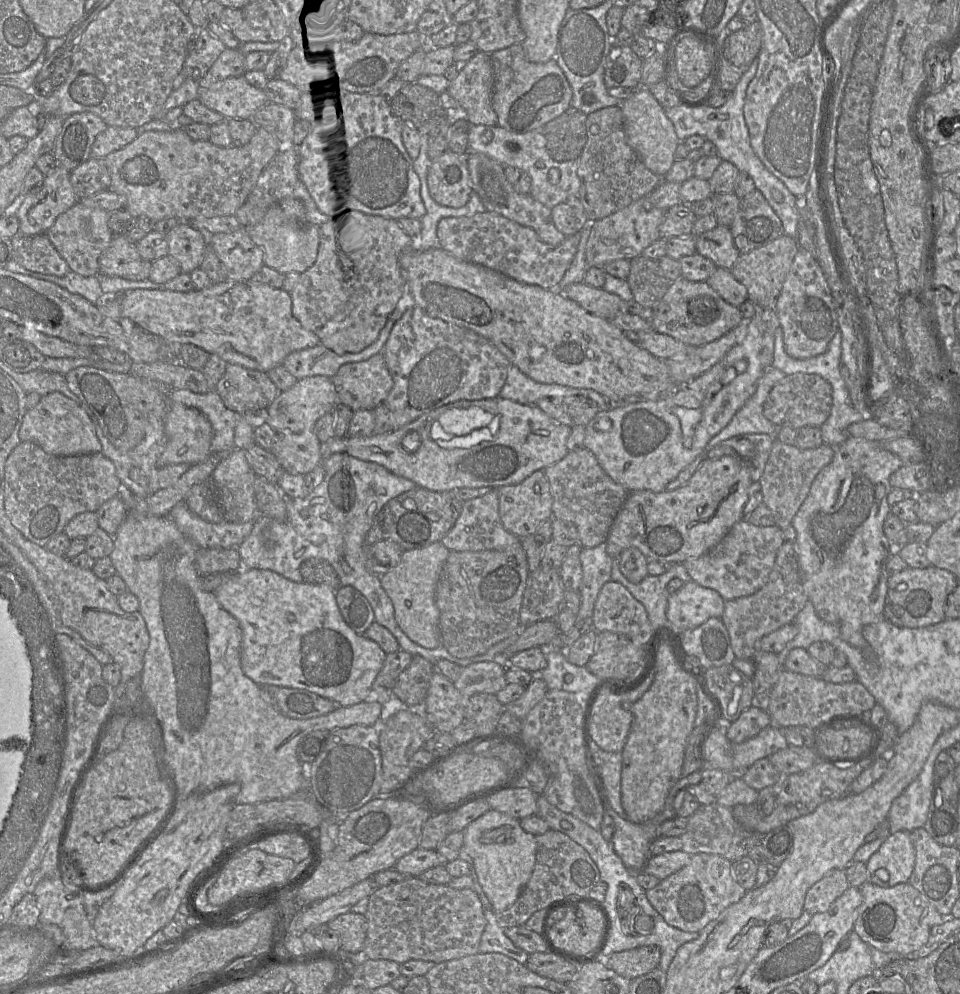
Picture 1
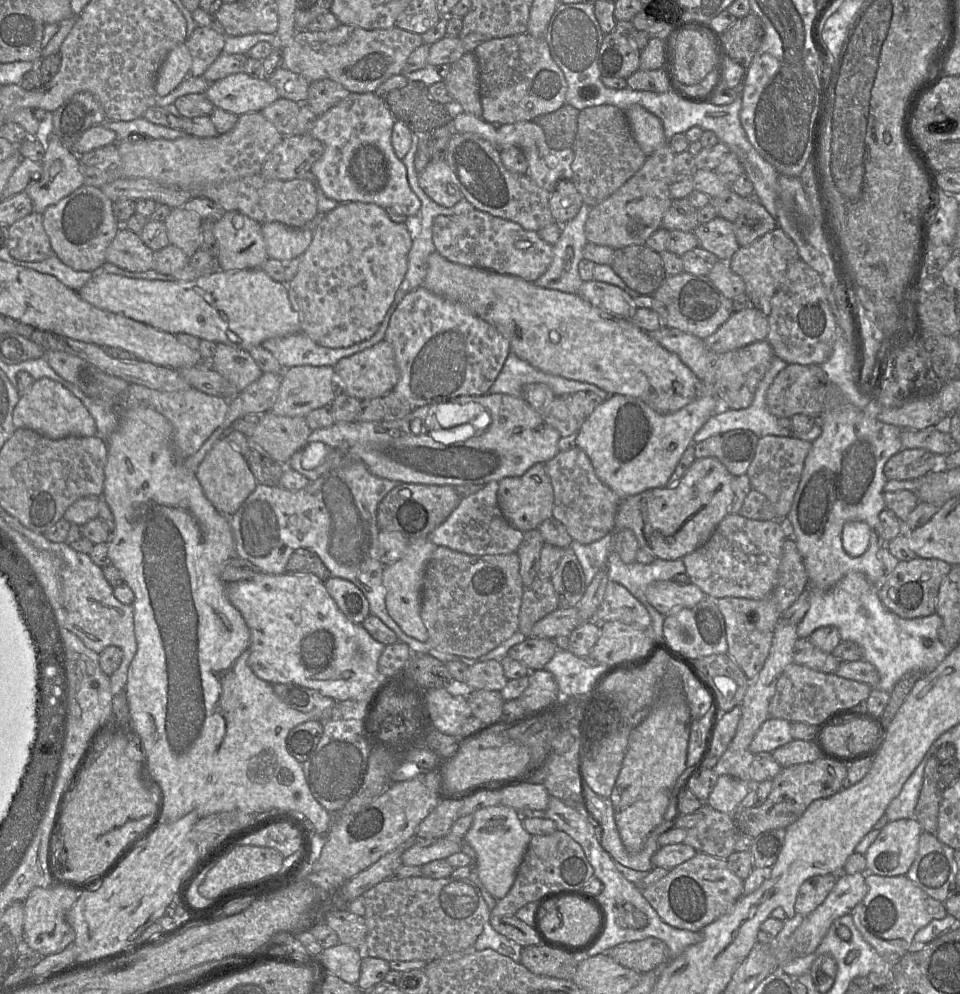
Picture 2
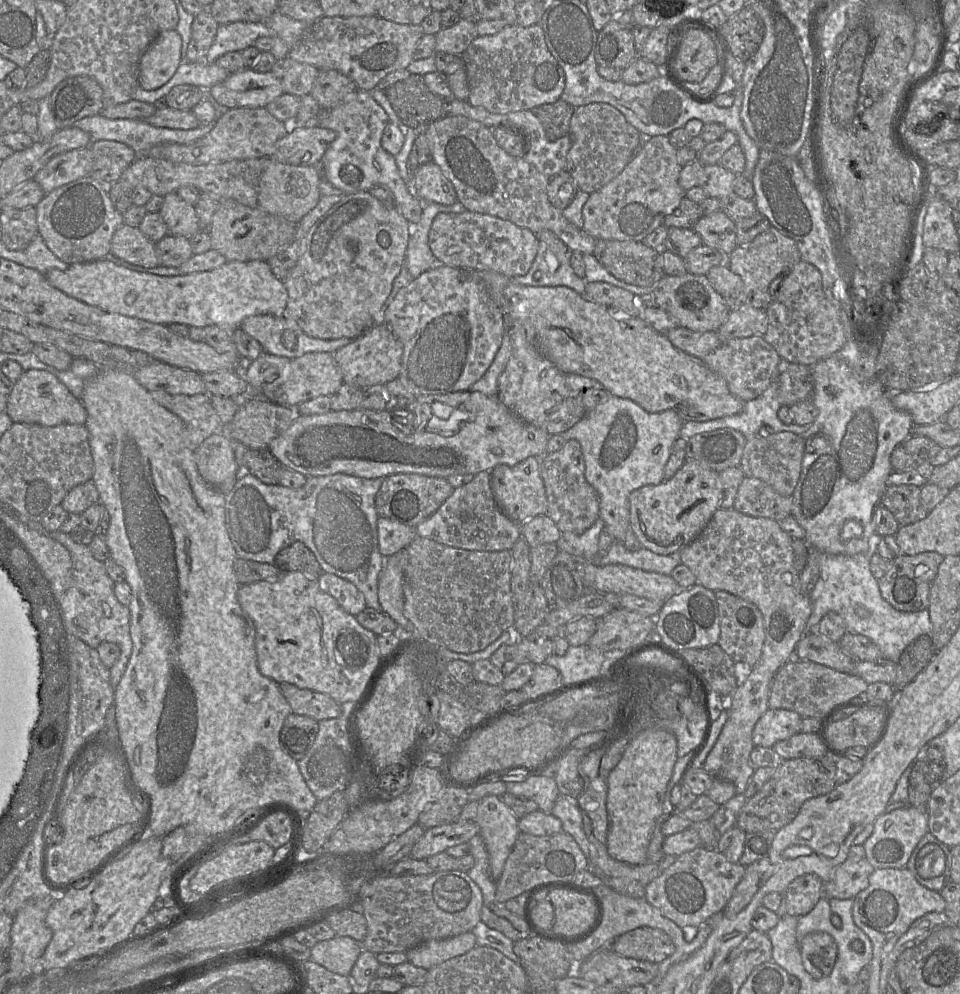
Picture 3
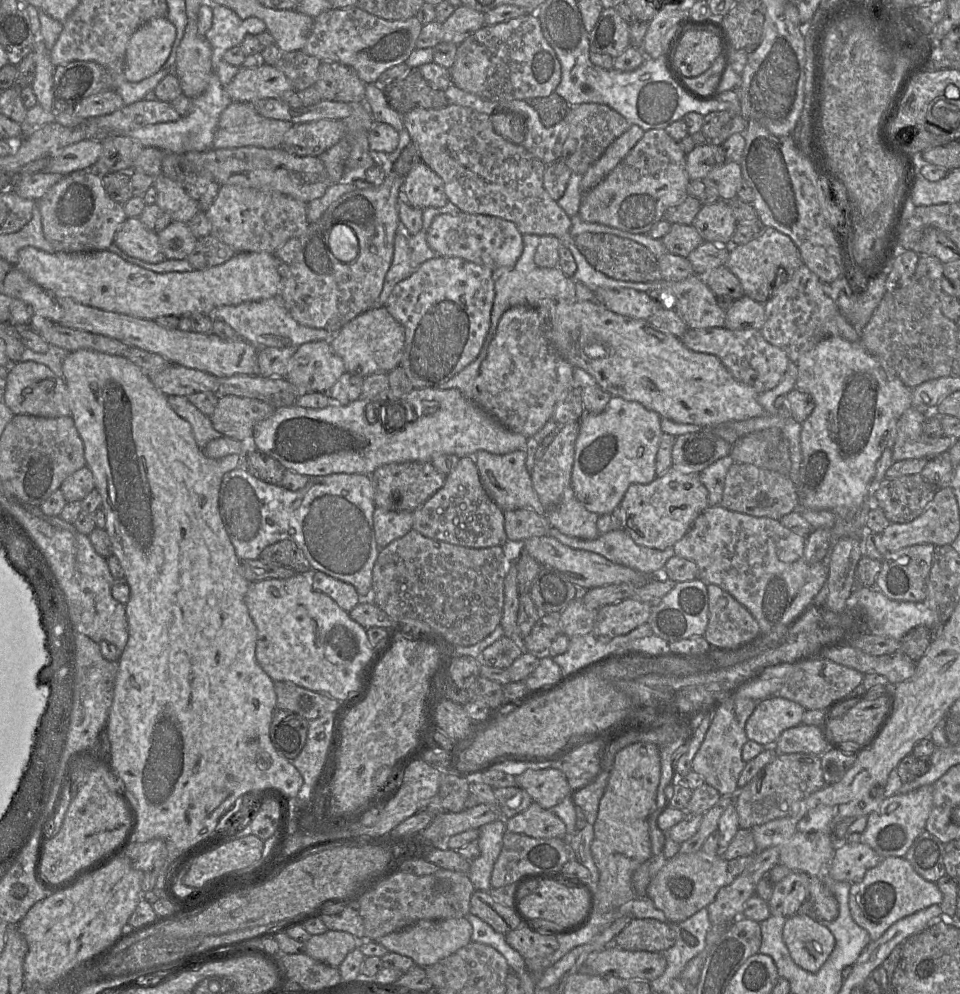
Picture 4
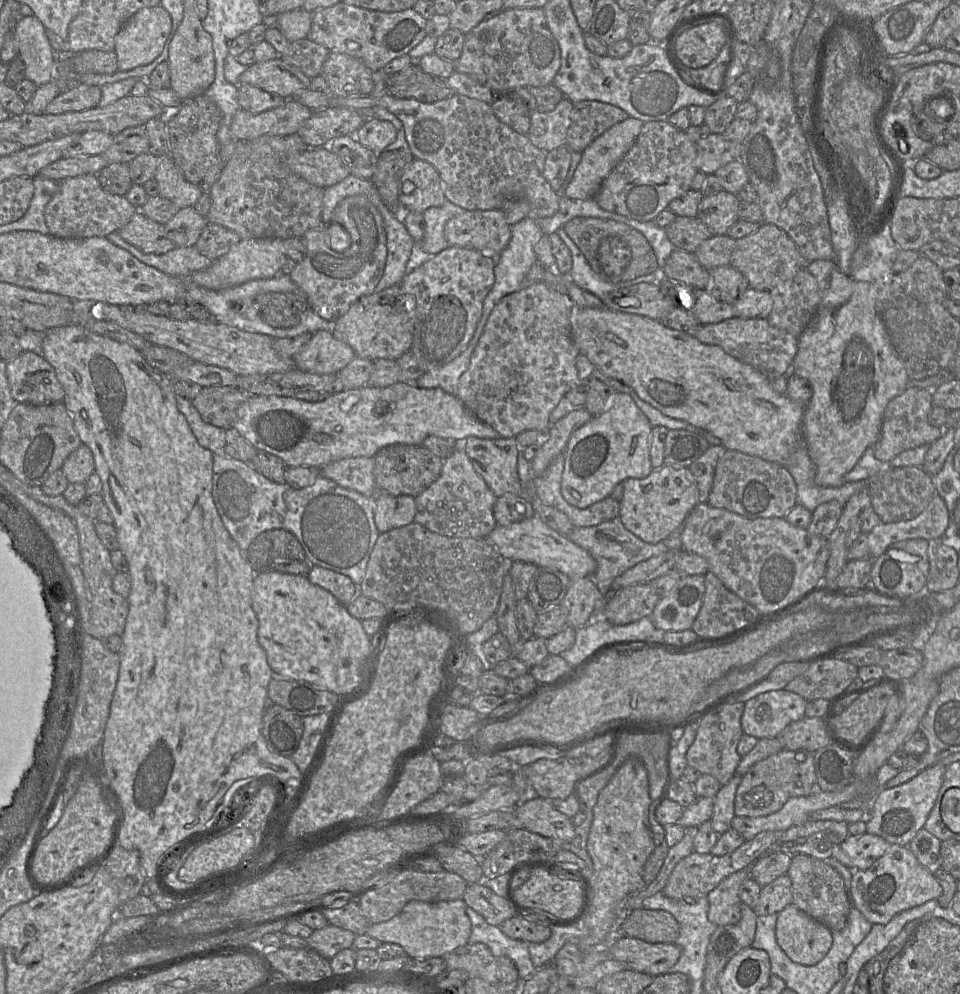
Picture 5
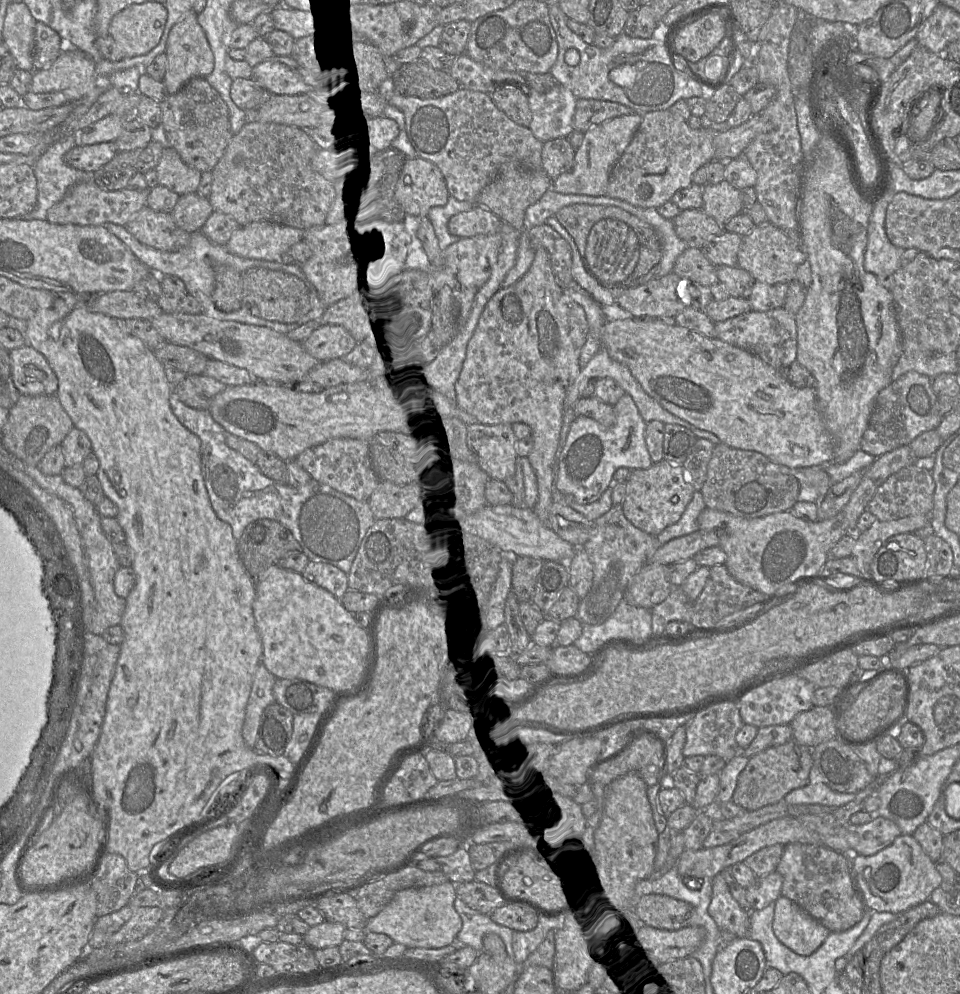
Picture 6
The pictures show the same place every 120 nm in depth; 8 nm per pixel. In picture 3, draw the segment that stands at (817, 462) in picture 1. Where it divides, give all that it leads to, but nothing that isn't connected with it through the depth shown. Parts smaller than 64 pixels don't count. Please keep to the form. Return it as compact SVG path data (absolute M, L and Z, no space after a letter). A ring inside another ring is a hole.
M789 431L759 433L747 441L739 466L746 476L765 481L783 496L792 496L801 475L804 451L802 435Z

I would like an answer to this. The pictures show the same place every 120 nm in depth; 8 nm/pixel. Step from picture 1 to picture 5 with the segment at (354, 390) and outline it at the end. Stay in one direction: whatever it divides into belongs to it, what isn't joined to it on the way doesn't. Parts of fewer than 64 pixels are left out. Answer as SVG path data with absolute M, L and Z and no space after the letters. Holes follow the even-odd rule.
M394 285L366 295L354 302L348 311L334 322L333 336L349 345L356 357L376 361L398 360L412 345L415 326L415 298Z

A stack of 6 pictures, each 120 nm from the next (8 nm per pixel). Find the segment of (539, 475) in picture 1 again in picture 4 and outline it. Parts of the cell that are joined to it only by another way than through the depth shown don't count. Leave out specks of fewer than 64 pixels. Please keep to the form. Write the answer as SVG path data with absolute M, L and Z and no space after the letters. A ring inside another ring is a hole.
M516 450L502 455L478 451L473 458L484 489L501 510L510 511L527 508L539 515L546 516L547 510L541 504L533 488L531 472L526 466L527 453L525 450Z

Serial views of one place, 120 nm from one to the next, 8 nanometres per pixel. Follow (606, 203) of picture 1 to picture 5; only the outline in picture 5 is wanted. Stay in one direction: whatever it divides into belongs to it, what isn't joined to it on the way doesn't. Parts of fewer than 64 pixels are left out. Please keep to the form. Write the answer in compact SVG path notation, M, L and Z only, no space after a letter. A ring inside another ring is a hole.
M599 101L574 104L566 146L573 152L583 152L596 138L629 115L619 107Z

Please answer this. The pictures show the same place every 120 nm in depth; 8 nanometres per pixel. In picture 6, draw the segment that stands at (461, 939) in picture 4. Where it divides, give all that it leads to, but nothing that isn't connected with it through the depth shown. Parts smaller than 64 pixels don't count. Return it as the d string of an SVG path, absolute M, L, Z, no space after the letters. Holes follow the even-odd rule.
M451 881L426 887L411 887L396 892L391 901L374 917L369 918L364 928L370 932L388 935L394 943L407 948L442 948L453 943L462 928L462 919L454 907L457 897L456 885Z

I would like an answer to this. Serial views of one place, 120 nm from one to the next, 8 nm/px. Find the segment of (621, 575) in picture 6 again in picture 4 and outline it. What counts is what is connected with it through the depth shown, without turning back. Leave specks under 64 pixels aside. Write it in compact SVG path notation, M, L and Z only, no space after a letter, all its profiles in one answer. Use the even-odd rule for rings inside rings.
M552 527L548 535L568 547L599 554L615 564L645 575L660 574L667 561L676 555L673 546L658 550L638 545L622 528L599 535L593 540L568 536Z

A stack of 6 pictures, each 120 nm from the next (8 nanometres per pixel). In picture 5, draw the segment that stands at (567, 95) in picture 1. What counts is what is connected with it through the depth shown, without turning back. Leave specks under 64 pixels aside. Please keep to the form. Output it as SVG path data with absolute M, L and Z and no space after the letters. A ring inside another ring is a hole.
M543 8L506 9L484 21L465 35L463 50L455 62L455 71L466 74L481 85L503 96L521 87L541 87L553 83L561 65L561 51L552 35Z

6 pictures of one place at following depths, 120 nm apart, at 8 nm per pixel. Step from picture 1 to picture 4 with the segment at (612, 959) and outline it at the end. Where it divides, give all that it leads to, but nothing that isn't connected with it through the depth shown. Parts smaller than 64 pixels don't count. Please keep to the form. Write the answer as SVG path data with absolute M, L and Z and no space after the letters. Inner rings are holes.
M633 918L631 922L606 945L628 951L664 952L675 944L675 935L667 923L653 918Z

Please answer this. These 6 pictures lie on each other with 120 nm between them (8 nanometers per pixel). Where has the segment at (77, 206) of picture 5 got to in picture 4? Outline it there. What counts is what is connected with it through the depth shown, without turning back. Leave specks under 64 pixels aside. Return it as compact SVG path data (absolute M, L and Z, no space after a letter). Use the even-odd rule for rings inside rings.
M93 169L79 170L64 175L39 200L38 207L41 213L44 236L52 245L55 252L88 253L107 250L114 242L117 230L128 218L124 205L110 198L104 189L102 176Z

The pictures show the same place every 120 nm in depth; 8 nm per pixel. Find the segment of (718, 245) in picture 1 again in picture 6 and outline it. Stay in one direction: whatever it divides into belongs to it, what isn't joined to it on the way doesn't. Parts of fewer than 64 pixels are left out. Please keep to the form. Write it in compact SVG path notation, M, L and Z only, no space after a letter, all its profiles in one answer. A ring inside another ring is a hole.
M723 180L718 184L703 186L702 210L724 226L731 218L743 212L741 190Z

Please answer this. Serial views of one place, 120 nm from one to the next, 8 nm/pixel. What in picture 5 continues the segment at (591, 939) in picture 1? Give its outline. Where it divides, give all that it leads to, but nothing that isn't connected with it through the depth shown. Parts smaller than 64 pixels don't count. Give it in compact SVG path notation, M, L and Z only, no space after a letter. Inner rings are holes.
M542 868L530 871L528 880L514 889L513 896L519 908L537 912L545 920L572 920L583 901L578 881L560 878Z

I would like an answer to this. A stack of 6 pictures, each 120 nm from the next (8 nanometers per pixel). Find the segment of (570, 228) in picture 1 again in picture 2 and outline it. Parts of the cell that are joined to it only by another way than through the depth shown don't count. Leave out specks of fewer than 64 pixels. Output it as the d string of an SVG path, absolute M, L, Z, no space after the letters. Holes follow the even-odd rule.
M560 180L550 194L549 206L554 220L559 225L572 220L584 204L582 195L572 181Z

